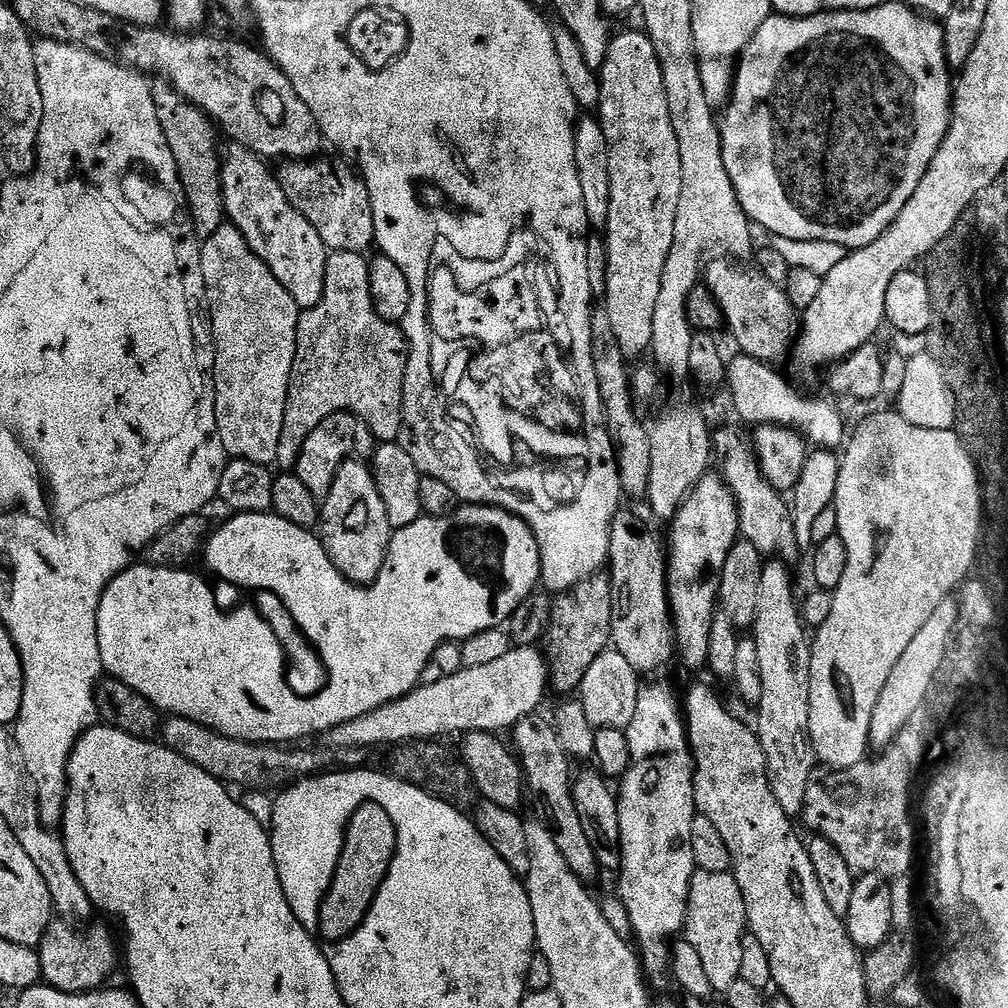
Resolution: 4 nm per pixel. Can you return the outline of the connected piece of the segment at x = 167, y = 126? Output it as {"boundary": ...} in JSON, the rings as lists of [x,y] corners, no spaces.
{"boundary":[[[174,90],[155,93],[156,109],[162,122],[162,130],[168,139],[170,150],[174,154],[176,169],[180,171],[179,187],[184,188],[190,219],[201,233],[211,234],[220,227],[225,219],[224,198],[220,190],[220,170],[222,152],[216,149],[217,129],[211,120],[188,103],[183,96]]]}

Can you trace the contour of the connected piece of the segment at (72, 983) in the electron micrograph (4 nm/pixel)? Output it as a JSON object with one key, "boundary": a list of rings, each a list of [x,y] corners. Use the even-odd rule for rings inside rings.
{"boundary":[[[60,922],[45,932],[38,945],[40,975],[43,983],[56,992],[83,994],[107,985],[104,983],[116,968],[116,940],[108,928],[92,928],[88,936],[72,928],[75,927]]]}

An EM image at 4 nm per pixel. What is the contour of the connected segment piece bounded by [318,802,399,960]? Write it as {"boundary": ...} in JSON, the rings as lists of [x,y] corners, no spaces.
{"boundary":[[[366,803],[360,807],[352,821],[346,825],[346,835],[342,840],[340,860],[334,865],[331,873],[332,885],[319,905],[320,932],[323,941],[324,955],[333,960],[338,950],[348,946],[356,929],[368,923],[376,902],[380,900],[379,892],[387,883],[391,873],[386,868],[388,858],[396,853],[399,845],[398,830],[389,812],[374,803]]]}

